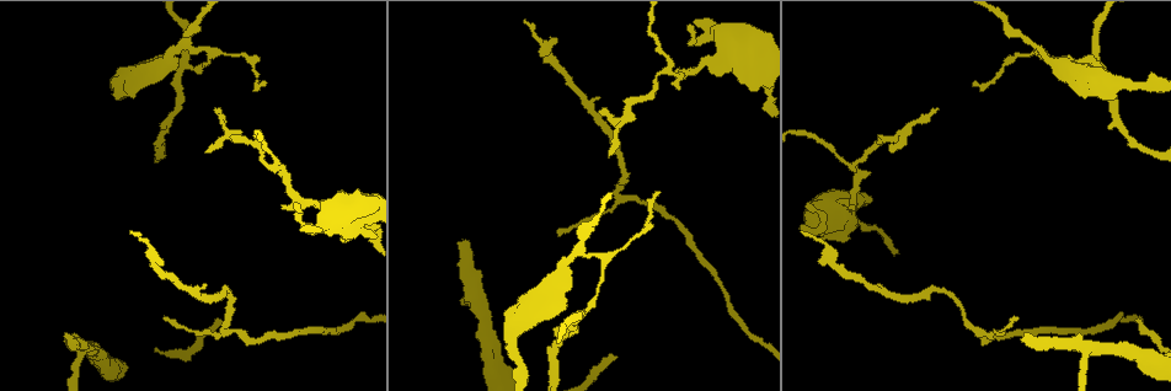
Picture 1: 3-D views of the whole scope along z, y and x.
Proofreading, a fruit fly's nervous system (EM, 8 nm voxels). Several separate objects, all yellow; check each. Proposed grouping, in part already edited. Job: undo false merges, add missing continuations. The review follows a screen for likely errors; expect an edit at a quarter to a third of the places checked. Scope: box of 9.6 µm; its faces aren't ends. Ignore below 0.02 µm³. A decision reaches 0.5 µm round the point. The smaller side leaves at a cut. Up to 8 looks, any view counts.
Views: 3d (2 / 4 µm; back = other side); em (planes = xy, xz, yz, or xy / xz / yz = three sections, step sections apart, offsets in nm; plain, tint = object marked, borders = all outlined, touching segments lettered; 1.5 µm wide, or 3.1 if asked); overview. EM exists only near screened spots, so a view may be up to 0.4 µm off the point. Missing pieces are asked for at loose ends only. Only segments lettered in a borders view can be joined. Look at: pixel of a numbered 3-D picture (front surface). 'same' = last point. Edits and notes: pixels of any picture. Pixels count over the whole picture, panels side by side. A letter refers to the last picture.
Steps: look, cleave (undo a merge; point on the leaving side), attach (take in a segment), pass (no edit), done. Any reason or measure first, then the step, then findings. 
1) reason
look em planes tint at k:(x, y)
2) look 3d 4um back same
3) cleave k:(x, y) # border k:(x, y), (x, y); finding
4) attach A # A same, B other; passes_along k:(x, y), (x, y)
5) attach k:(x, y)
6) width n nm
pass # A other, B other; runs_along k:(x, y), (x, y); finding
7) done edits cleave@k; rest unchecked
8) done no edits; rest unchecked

branch stops here
look em xz step 8 tint at 1:(559, 234)

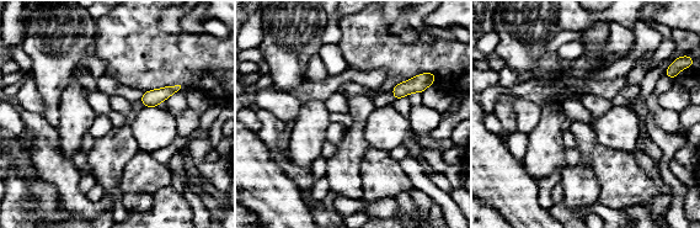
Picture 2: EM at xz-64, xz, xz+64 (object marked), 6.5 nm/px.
look em planes borders same

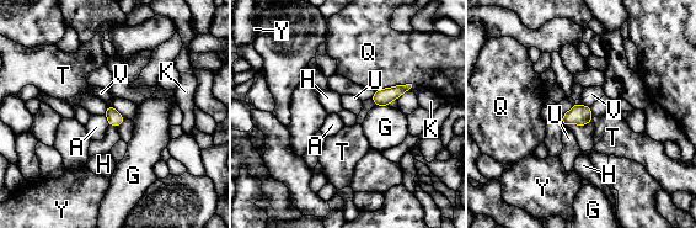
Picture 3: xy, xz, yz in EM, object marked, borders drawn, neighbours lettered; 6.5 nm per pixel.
pass # A other, G other, H other, K other, Q other, T other, U other, V other, Y other; border 3:(103, 115), (108, 125); no lettered segment goes on from it

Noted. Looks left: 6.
free end
look 3d 4um at 1:(316, 221)

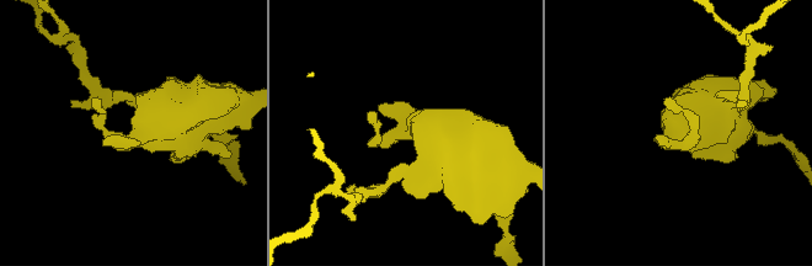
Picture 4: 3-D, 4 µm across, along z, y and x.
now the EM
look em xy step 4 borders at 4:(408, 119)

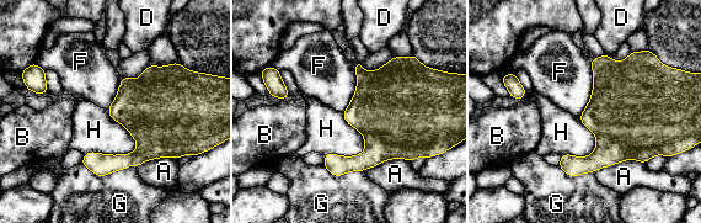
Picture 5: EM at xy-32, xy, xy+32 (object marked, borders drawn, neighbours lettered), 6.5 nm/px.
cut it another way
look em planes borders same

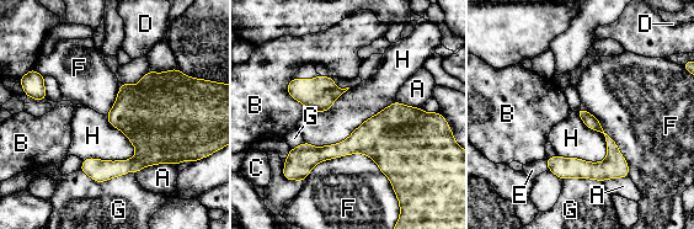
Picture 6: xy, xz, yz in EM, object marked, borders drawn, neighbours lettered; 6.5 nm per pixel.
attach E # A other, B other, C other, D other, E same, F other, G other, H other; passes_along 6:(562, 168), (548, 165), (532, 170); the neuron continues

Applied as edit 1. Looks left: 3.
done edits attach@6; rest unchecked

